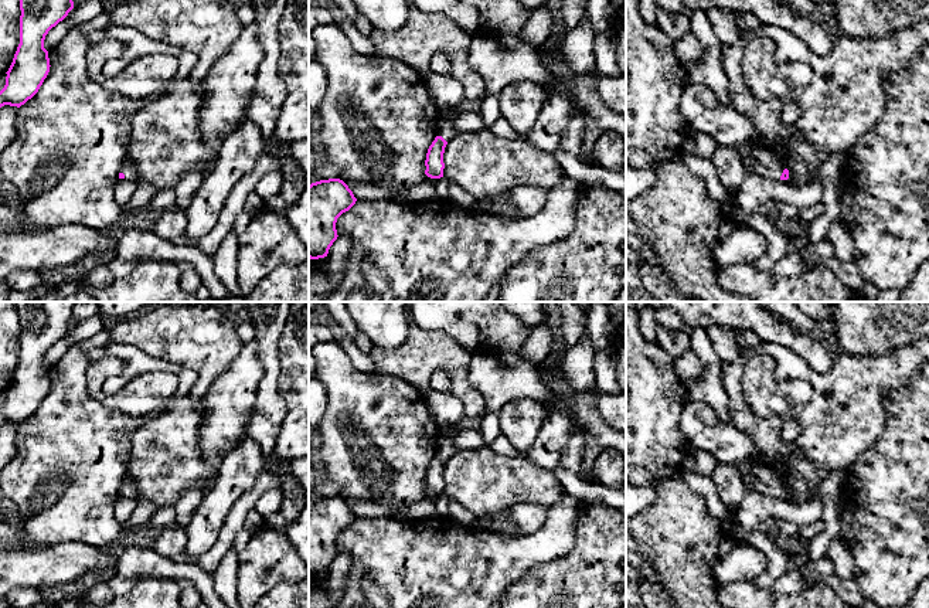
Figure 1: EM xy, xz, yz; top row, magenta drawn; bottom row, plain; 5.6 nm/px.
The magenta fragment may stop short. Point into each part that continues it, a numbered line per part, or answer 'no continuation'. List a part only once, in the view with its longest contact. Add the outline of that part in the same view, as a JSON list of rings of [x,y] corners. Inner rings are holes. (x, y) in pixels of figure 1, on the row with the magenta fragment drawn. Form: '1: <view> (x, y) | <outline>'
1: yz (759, 160) | [[[751,139],[738,143],[736,149],[748,173],[758,173],[765,177],[780,180],[786,166],[776,153],[763,147],[755,147]]]

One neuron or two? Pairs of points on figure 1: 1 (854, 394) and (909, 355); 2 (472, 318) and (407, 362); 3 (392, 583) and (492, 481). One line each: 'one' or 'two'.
1: one
2: two
3: two

